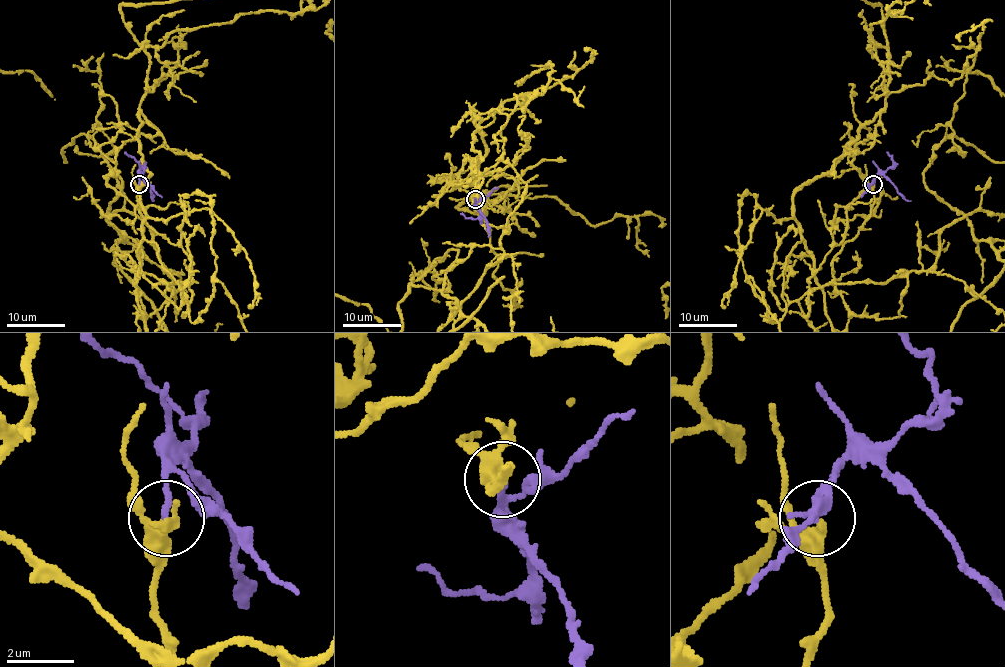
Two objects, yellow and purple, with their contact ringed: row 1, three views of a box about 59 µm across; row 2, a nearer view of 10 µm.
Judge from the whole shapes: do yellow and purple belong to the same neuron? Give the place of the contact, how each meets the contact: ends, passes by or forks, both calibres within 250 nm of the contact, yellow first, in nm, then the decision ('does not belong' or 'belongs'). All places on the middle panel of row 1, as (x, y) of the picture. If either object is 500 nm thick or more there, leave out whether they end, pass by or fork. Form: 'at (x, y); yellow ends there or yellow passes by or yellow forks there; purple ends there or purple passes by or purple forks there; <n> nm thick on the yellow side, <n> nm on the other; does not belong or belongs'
at (475, 199); yellow forks there; purple ends there; 240 nm thick on the yellow side, 170 nm on the other; belongs

